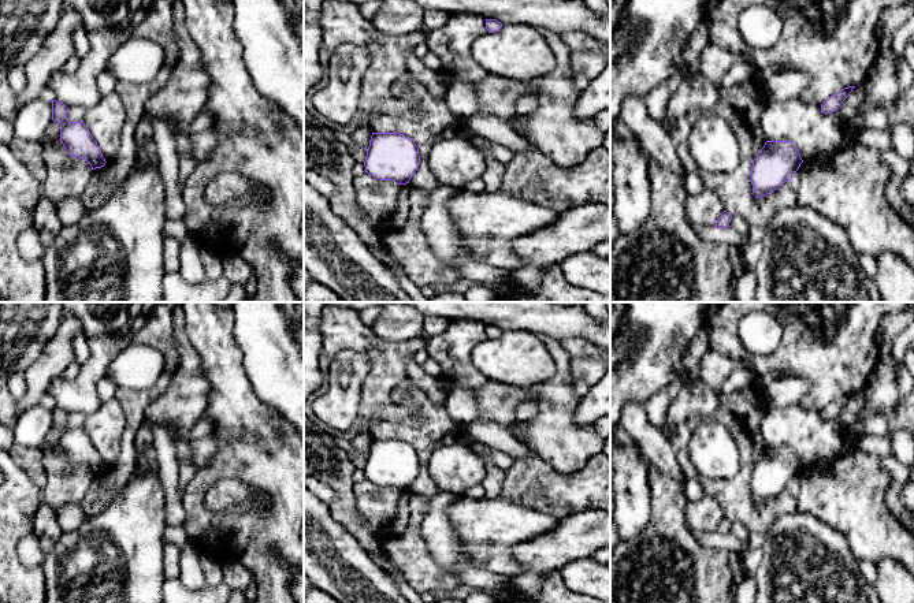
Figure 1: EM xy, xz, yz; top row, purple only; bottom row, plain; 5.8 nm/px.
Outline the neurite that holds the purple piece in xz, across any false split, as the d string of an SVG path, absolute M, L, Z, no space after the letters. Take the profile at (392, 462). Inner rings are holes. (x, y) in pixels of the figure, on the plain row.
M372 439L364 473L376 485L406 491L419 468L419 454L412 444L400 439Z

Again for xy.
M51 407L52 427L57 428L60 432L60 447L64 453L64 457L71 464L86 466L90 470L92 476L104 473L107 468L103 464L100 453L90 442L90 438L85 432L83 427L68 428L68 414L60 407Z

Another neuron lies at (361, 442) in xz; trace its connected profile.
M374 417L367 420L361 425L360 432L352 439L353 450L348 453L348 455L353 465L356 466L356 469L364 470L365 468L369 446L374 439L371 435L371 429L380 418L383 417Z

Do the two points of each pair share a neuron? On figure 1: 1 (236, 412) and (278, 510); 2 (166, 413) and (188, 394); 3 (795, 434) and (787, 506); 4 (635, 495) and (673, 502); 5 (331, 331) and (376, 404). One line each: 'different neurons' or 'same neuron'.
1: same neuron
2: same neuron
3: different neurons
4: different neurons
5: same neuron

